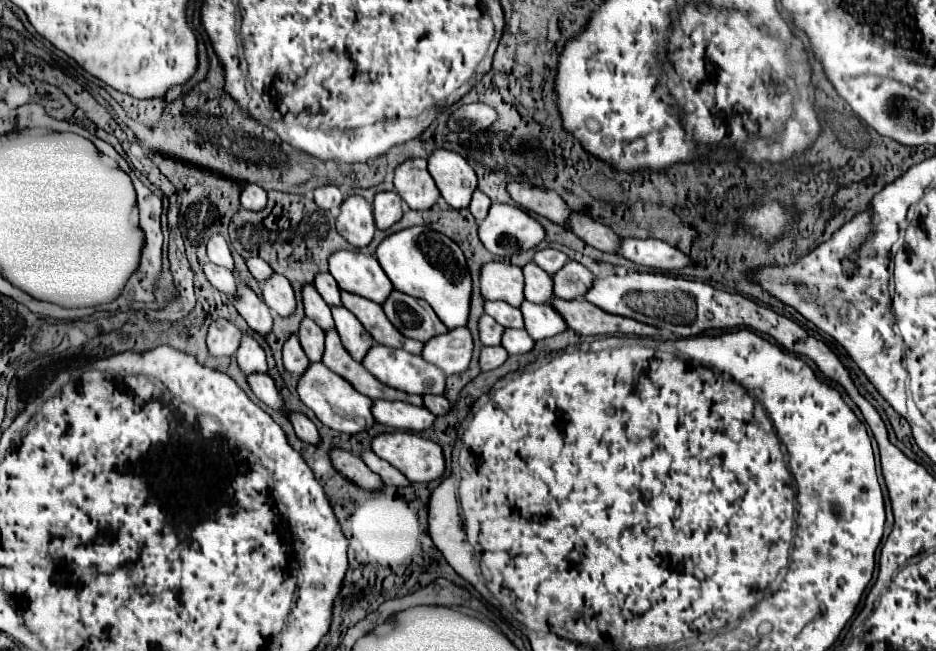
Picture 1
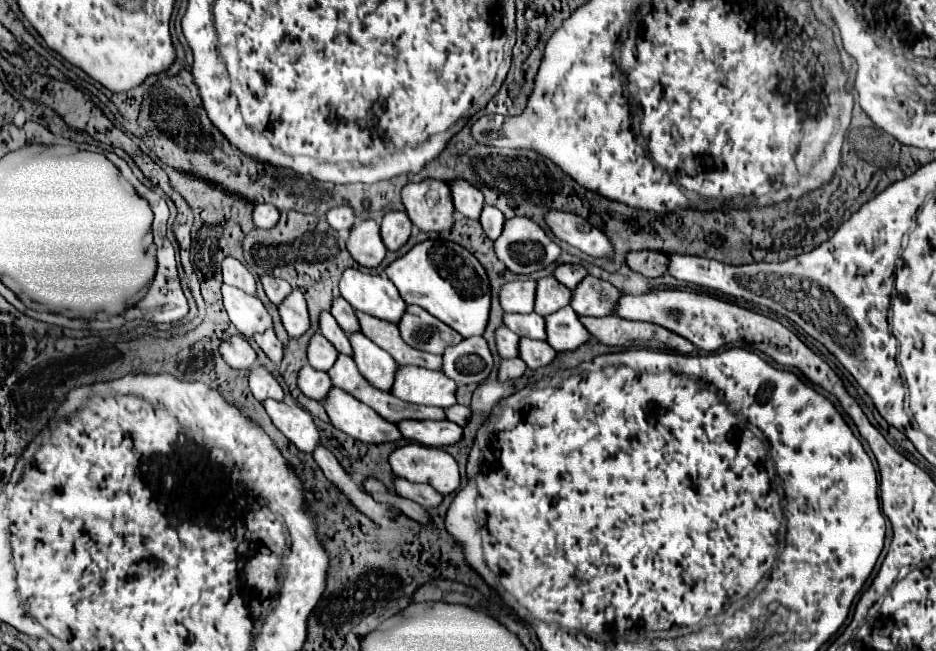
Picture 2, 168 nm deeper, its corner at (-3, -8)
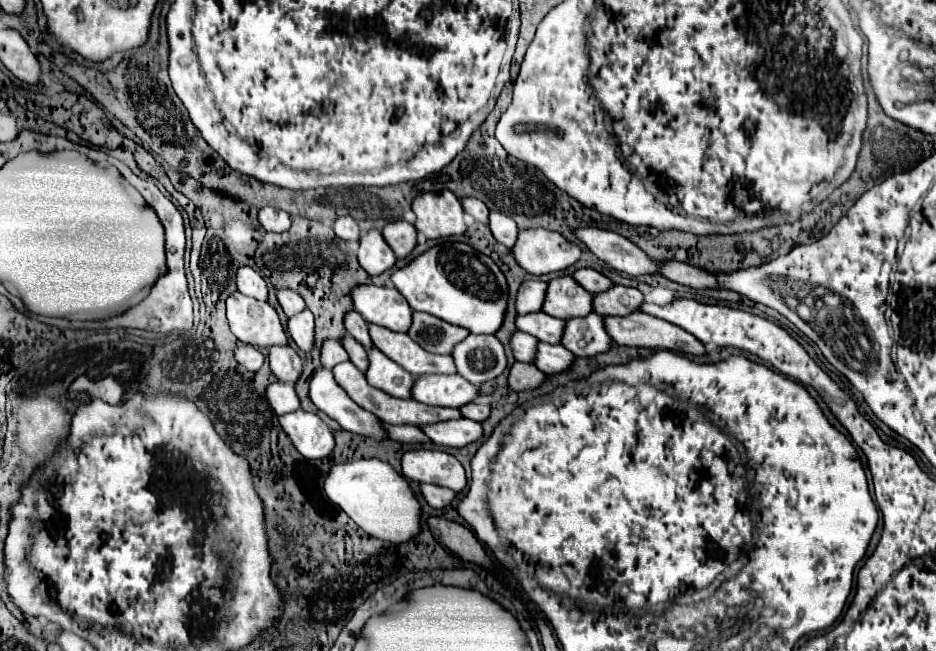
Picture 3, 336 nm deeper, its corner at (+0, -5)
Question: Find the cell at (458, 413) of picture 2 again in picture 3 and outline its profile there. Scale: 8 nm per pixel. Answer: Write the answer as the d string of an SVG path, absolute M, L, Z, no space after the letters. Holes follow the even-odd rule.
M471 402L469 406L463 406L461 412L463 412L465 418L483 422L483 420L489 418L489 414L491 414L491 406L489 406L489 404L475 404L475 402Z

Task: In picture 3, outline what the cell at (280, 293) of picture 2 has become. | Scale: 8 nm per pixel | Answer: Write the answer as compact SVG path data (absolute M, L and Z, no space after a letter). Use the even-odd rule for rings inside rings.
M277 290L277 298L279 298L279 304L281 304L281 308L285 310L285 314L289 318L299 314L301 310L305 310L303 298L297 292L293 292L293 290Z

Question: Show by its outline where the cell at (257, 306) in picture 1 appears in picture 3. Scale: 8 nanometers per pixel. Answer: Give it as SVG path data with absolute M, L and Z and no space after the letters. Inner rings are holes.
M271 346L269 348L271 370L279 382L297 382L303 374L303 360L291 346Z

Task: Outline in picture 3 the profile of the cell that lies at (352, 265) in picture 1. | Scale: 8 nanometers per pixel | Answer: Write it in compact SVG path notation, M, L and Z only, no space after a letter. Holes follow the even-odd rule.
M357 286L353 288L355 310L369 322L393 332L407 332L411 326L411 306L395 288Z

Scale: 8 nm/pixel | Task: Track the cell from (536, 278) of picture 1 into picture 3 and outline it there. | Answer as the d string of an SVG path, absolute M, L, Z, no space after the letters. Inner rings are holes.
M571 276L553 278L549 282L543 312L561 320L585 318L593 312L593 294L579 286Z

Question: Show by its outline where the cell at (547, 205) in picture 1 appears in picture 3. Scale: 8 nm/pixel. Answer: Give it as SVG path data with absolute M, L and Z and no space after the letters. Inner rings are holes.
M581 228L575 234L597 258L601 258L605 264L619 272L625 272L629 276L653 276L659 272L659 262L649 258L641 248L637 248L633 242L615 232L599 228Z

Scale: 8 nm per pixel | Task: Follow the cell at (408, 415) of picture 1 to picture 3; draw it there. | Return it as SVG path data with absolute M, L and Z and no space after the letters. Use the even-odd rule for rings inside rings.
M459 418L459 420L445 420L433 426L421 428L435 444L439 446L451 446L451 448L463 448L483 436L483 426L475 420Z

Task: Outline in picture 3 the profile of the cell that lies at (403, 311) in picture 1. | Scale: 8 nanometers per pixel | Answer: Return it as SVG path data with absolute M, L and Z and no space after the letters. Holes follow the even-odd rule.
M413 312L413 324L407 334L427 352L451 354L453 346L469 336L469 330L461 326L453 326L425 312Z

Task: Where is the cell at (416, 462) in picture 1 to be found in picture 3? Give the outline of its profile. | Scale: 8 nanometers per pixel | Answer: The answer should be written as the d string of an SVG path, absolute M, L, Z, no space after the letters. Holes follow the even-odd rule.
M441 450L405 452L401 466L403 476L409 480L445 486L455 492L461 492L467 486L465 468L461 466L461 462L455 456Z

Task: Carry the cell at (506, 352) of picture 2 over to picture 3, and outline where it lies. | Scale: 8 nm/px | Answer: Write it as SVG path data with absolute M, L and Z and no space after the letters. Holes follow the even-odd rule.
M515 332L511 336L511 348L513 348L513 356L517 360L523 360L523 362L531 362L533 364L533 358L535 358L535 352L537 352L537 344L539 340L525 334L525 332Z

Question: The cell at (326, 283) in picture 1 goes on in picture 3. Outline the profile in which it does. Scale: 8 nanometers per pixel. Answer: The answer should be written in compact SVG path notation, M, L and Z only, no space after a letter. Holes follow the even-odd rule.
M357 312L345 314L345 328L365 348L373 348L373 342L369 338L369 330L367 330L367 322L361 318L361 314L357 314Z

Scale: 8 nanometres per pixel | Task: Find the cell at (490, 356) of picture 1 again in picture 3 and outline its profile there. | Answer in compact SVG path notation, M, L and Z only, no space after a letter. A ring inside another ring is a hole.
M515 362L509 372L509 388L515 392L539 388L543 382L545 382L545 374L533 364Z

